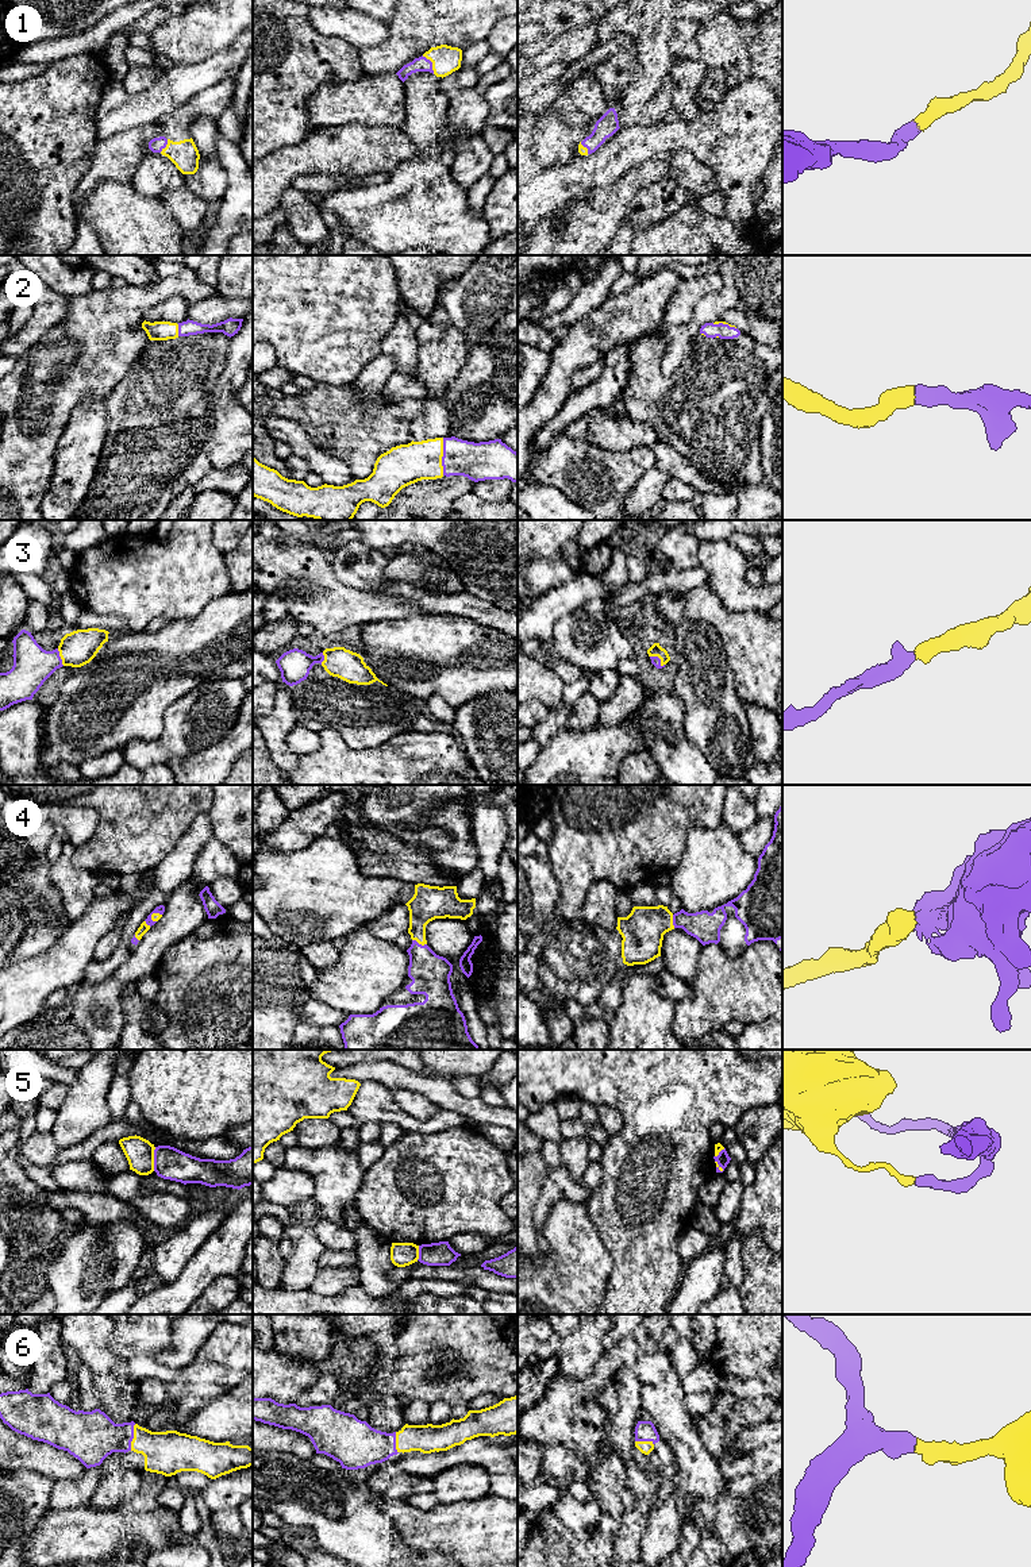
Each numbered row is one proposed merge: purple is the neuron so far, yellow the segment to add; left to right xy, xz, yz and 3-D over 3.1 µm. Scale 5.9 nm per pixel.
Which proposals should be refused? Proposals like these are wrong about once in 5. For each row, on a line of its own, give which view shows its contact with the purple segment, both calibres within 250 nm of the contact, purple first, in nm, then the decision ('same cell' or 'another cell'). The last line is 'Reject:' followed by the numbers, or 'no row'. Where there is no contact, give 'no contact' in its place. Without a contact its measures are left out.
1: contact in xz; calibres 90 and 160 nm; same cell
2: contact in xz; calibres 220 and 240 nm; same cell
3: contact in xy; calibres 240 and 200 nm; same cell
4: contact in xz; calibres 240 and 200 nm; same cell
5: contact in xy; calibres 190 and 170 nm; another cell
6: contact in xy; calibres 300 and 260 nm; same cell
Reject: 5

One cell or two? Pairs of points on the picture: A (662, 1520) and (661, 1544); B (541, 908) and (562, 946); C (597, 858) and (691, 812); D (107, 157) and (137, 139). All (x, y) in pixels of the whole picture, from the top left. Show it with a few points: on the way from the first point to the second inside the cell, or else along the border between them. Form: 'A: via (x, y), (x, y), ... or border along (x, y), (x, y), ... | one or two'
A: via (664, 1525), (661, 1539) | one
B: border along (556, 913), (534, 936) | two
C: via (620, 835), (643, 812), (668, 812) | one
D: via (114, 157), (118, 157), (130, 145) | one

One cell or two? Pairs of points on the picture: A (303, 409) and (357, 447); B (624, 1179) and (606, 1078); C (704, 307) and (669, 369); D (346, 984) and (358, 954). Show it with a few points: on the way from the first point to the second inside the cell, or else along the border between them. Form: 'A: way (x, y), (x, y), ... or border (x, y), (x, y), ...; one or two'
A: way (316, 409), (343, 434); one
B: way (631, 1154), (631, 1104); one
C: way (696, 322), (679, 341), (674, 354); one
D: way (353, 977), (358, 971), (358, 961); one

